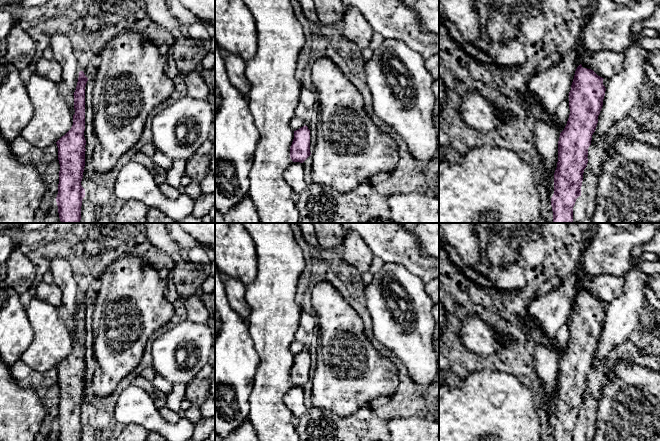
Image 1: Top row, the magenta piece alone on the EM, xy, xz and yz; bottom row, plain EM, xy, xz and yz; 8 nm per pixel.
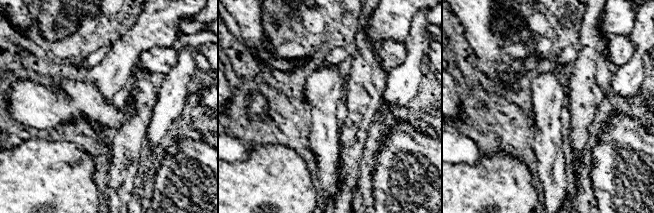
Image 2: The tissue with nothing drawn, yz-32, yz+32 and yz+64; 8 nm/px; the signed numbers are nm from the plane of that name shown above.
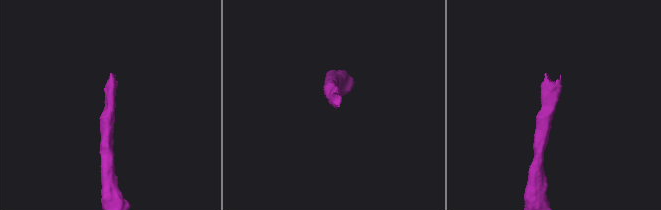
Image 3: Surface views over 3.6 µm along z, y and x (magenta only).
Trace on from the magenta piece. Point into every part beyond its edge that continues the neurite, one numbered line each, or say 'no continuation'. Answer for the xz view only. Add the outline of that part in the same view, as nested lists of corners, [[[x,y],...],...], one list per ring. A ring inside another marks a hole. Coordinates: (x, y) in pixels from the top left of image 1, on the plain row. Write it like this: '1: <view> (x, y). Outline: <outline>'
no continuation

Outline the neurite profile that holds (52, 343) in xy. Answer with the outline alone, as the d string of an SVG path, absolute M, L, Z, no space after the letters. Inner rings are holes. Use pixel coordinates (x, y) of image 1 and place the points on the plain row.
M33 297L26 313L34 332L30 346L21 360L32 370L45 372L56 367L73 349L68 328L59 320L57 308Z

